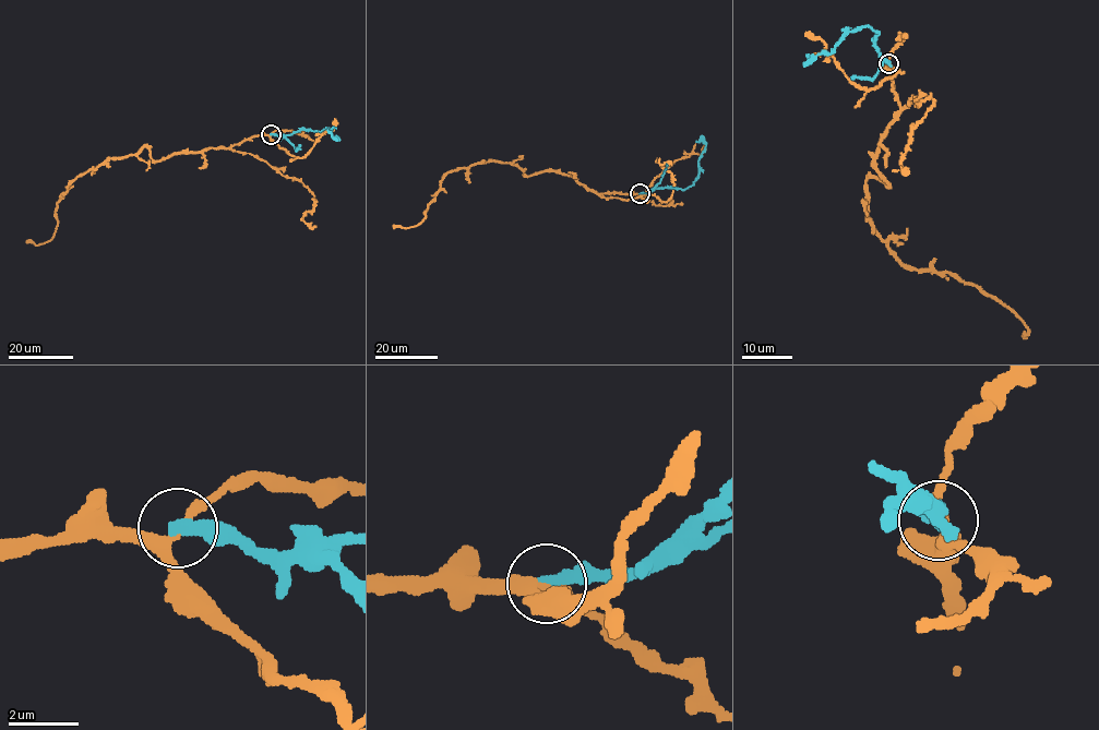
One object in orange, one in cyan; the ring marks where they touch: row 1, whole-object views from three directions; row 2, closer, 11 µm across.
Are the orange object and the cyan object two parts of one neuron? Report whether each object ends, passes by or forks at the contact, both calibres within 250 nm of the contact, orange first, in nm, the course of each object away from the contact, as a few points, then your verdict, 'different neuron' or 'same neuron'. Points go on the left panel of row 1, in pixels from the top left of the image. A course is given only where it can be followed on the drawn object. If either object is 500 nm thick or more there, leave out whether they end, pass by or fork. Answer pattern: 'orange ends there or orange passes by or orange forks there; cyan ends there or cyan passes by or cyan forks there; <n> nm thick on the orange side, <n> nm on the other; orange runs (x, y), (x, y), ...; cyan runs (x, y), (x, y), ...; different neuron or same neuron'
orange forks there; cyan ends there; 240 nm thick on the orange side, 380 nm on the other; orange runs (271, 134), (158, 160), (144, 146), (107, 158), (71, 181), (57, 204), (50, 240), (34, 244), (26, 240); cyan runs (271, 134), (321, 131), (325, 128), (332, 129), (333, 138), (338, 138), (327, 129); different neuron

